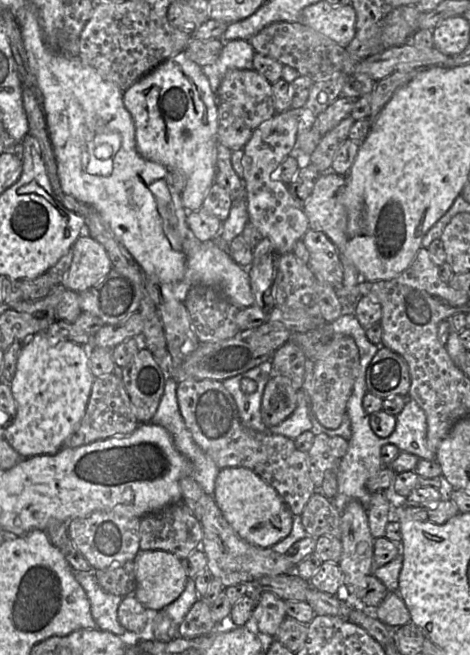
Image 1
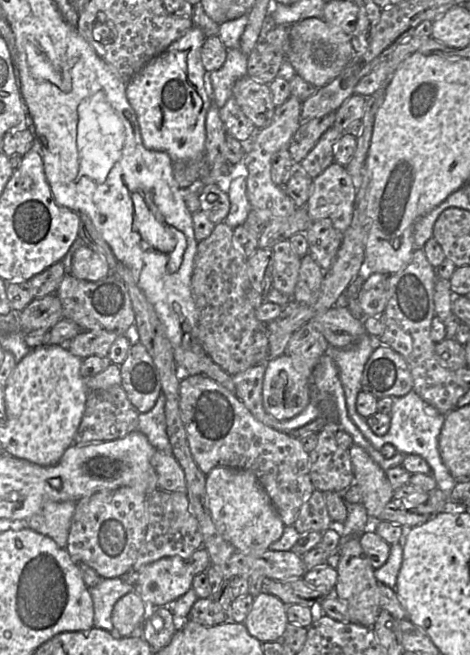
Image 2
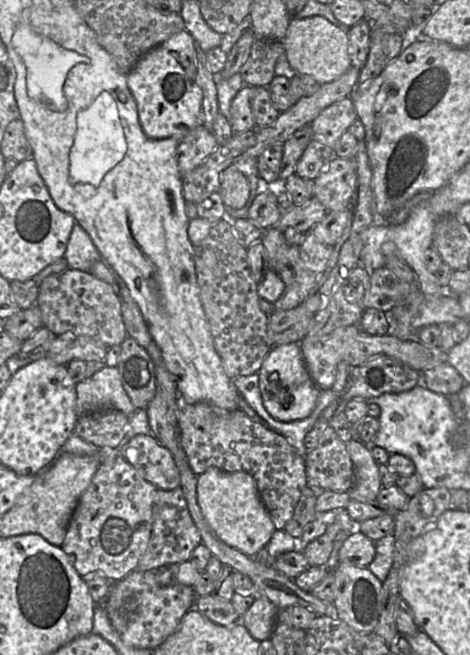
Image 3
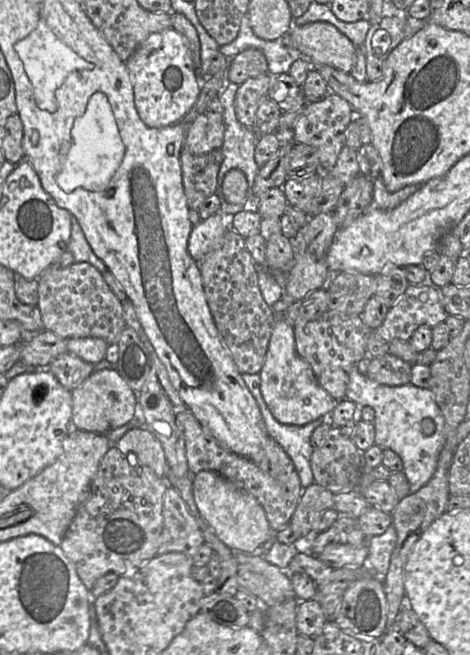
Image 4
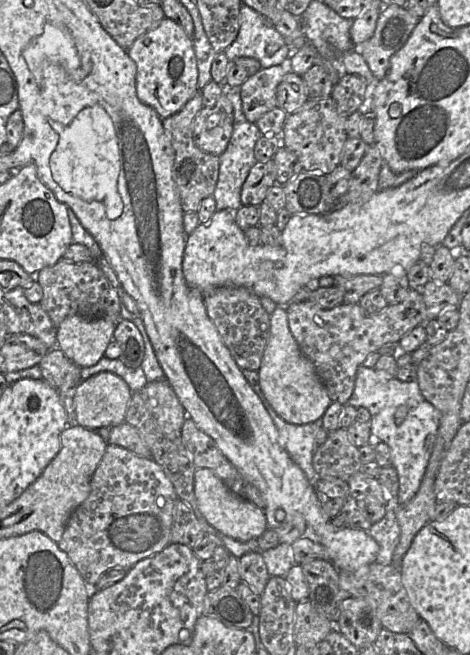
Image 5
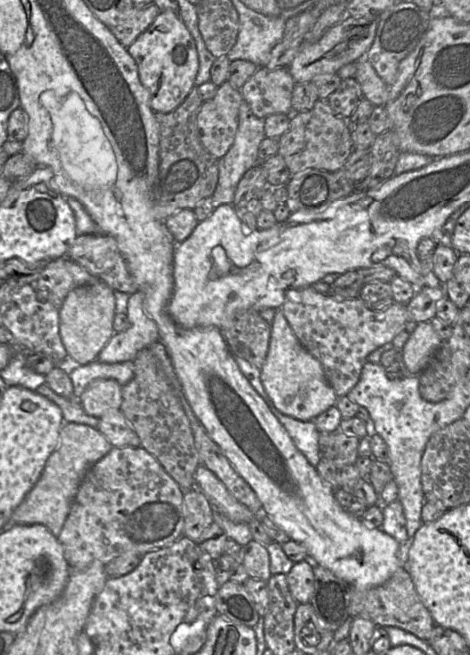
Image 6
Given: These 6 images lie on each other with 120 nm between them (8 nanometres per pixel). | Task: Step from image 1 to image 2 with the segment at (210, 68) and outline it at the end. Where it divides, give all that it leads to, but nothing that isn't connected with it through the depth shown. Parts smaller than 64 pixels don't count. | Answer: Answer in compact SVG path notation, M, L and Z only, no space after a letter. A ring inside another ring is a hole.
M239 48L227 49L227 57L218 70L208 72L208 81L212 91L212 103L218 108L225 105L233 96L234 84L247 76L248 56Z

